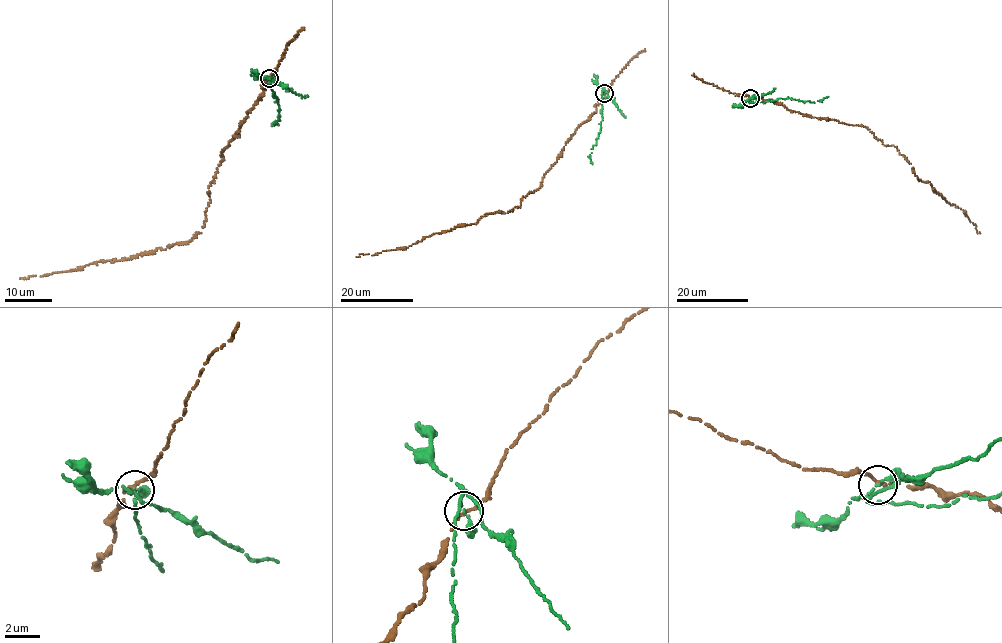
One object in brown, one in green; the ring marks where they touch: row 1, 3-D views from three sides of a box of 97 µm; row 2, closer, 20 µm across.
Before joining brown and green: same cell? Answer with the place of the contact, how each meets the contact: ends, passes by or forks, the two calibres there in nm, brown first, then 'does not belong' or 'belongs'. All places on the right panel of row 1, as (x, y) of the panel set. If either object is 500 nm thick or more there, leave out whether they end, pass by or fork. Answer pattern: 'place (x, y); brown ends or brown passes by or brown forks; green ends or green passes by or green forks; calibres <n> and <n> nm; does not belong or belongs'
place (750, 98); brown passes by; green passes by; calibres 190 and 170 nm; does not belong

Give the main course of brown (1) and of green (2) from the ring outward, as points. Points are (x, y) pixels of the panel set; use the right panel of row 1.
1: (750, 97), (867, 128), (884, 145), (893, 145), (917, 179), (929, 182), (946, 202), (962, 210), (980, 232)
2: (750, 98), (749, 102), (788, 98), (814, 103), (828, 97)

